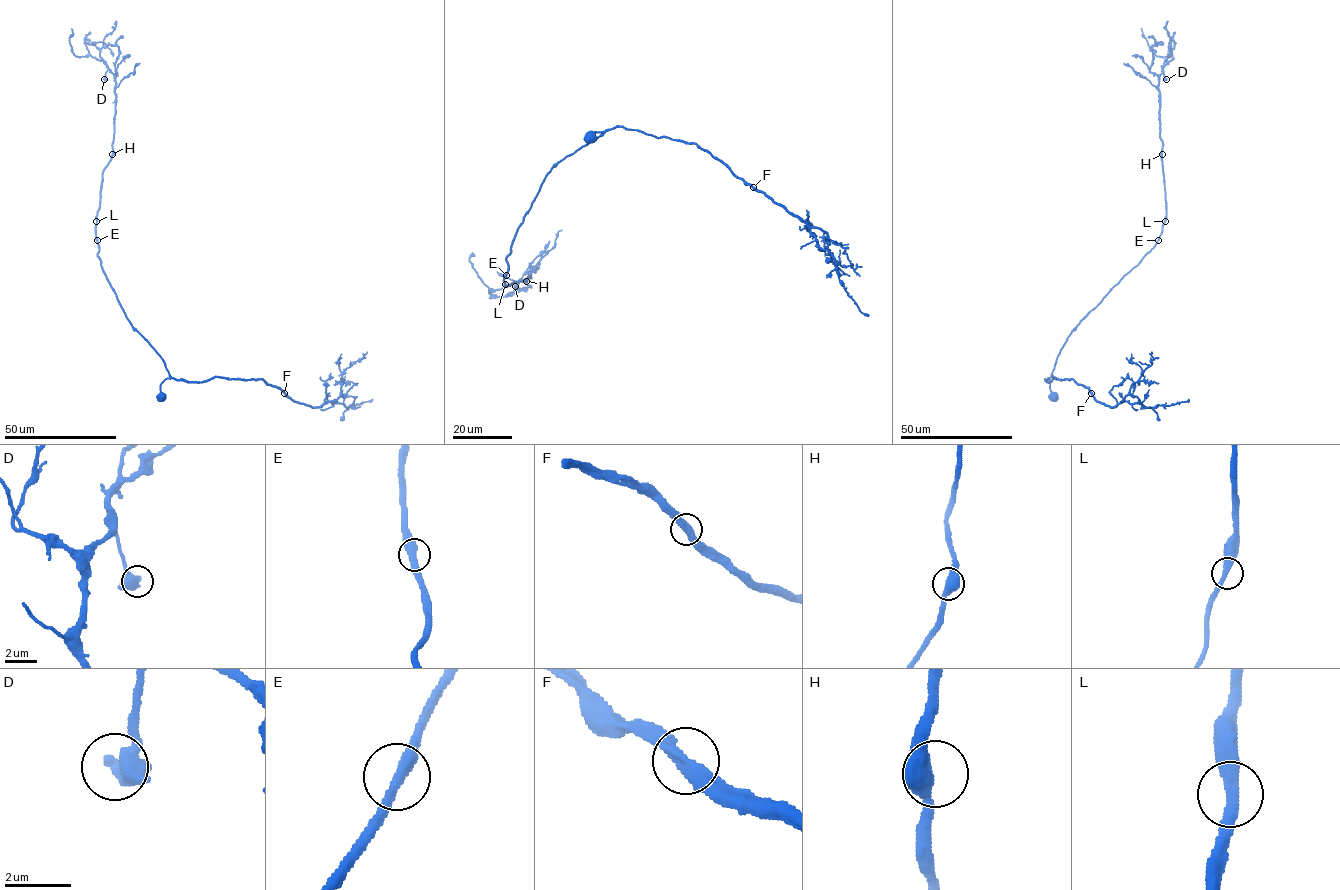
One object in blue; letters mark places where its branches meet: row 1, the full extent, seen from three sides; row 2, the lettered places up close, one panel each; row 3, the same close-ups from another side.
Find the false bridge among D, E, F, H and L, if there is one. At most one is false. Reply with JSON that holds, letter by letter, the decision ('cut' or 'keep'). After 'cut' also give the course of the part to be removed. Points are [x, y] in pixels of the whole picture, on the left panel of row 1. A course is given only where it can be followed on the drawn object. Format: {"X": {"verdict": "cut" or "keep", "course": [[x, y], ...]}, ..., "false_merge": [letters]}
{"D": {"verdict": "keep"}, "E": {"verdict": "keep"}, "F": {"verdict": "keep"}, "H": {"verdict": "keep"}, "L": {"verdict": "keep"}, "false_merge": []}

